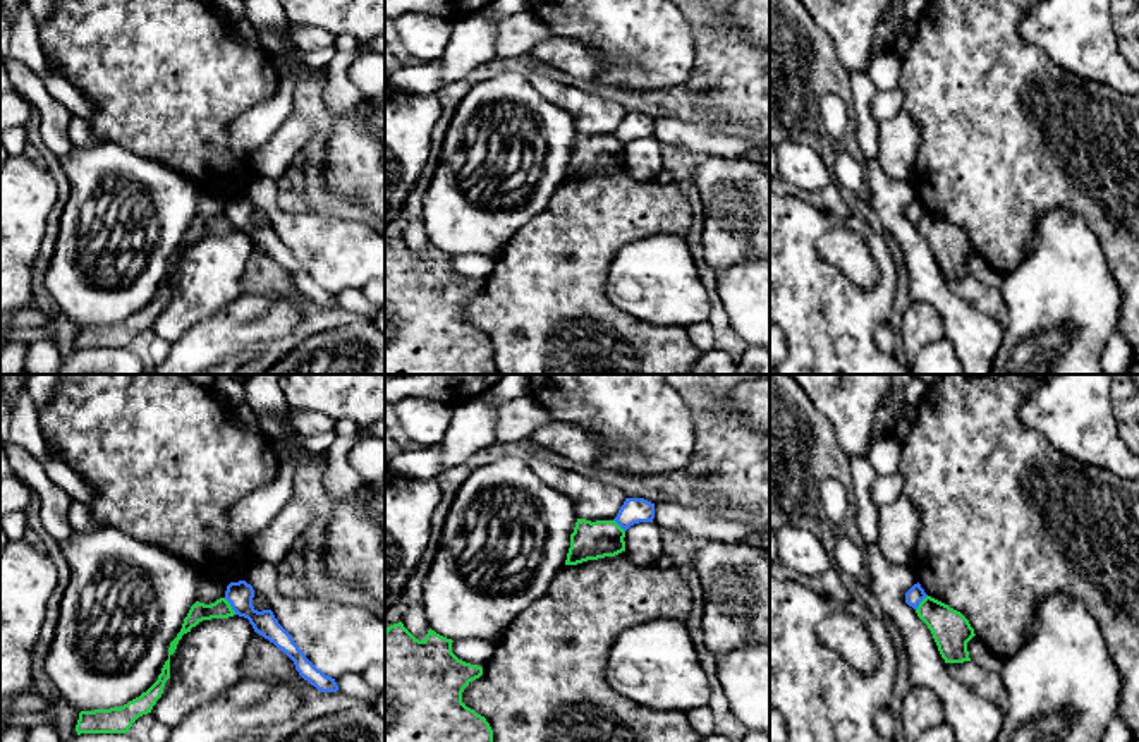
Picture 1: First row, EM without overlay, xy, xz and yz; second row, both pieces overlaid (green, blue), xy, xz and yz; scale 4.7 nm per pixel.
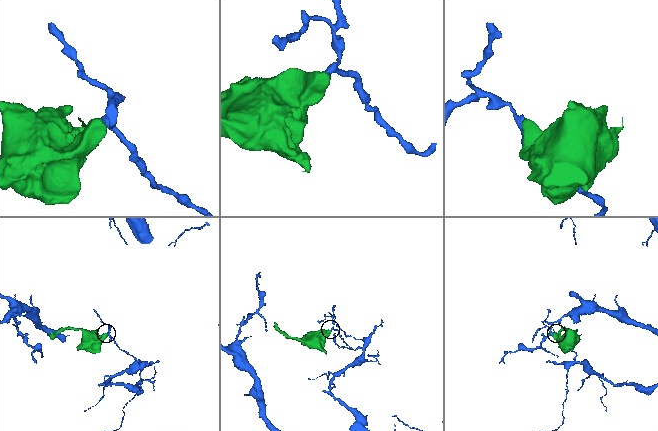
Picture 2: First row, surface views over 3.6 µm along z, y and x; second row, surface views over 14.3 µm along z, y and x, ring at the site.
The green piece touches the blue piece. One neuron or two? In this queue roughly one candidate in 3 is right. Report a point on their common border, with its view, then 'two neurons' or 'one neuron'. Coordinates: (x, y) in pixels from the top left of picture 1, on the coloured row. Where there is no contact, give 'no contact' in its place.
contact xy (231, 607); two neurons

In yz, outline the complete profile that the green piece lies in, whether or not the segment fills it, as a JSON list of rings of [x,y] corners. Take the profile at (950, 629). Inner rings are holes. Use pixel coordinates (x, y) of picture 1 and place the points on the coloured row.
[[[926,596],[917,617],[928,625],[945,663],[971,661],[967,642],[976,636],[969,620],[948,605]]]

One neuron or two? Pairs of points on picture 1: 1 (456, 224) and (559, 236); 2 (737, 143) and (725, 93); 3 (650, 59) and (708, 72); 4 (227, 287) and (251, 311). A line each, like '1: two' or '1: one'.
1: two
2: two
3: two
4: two

